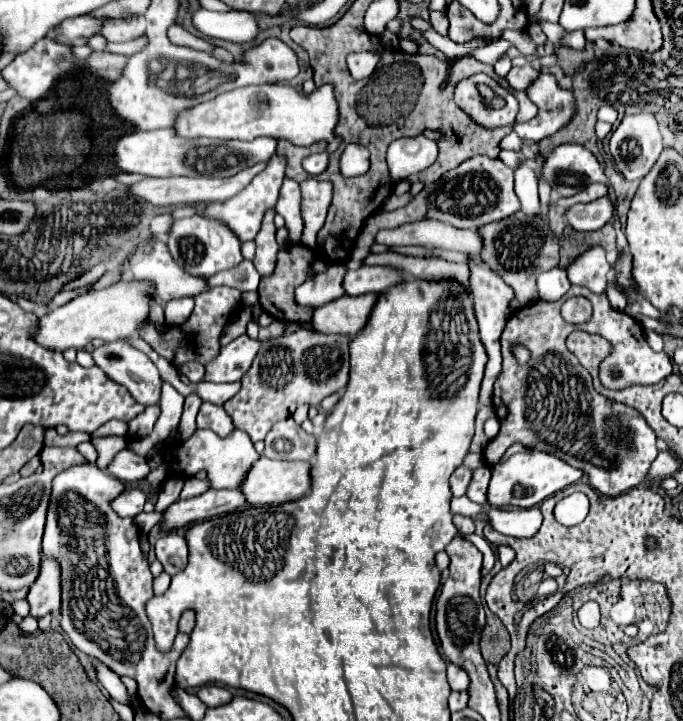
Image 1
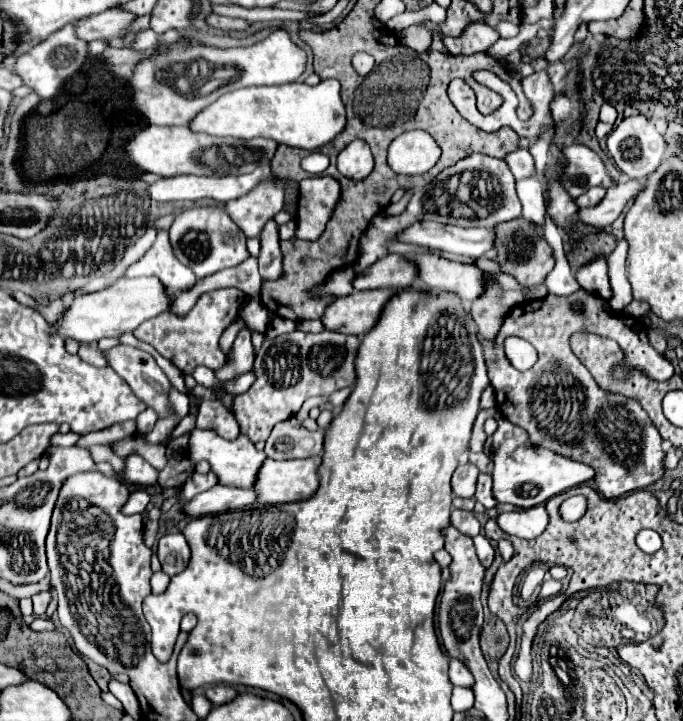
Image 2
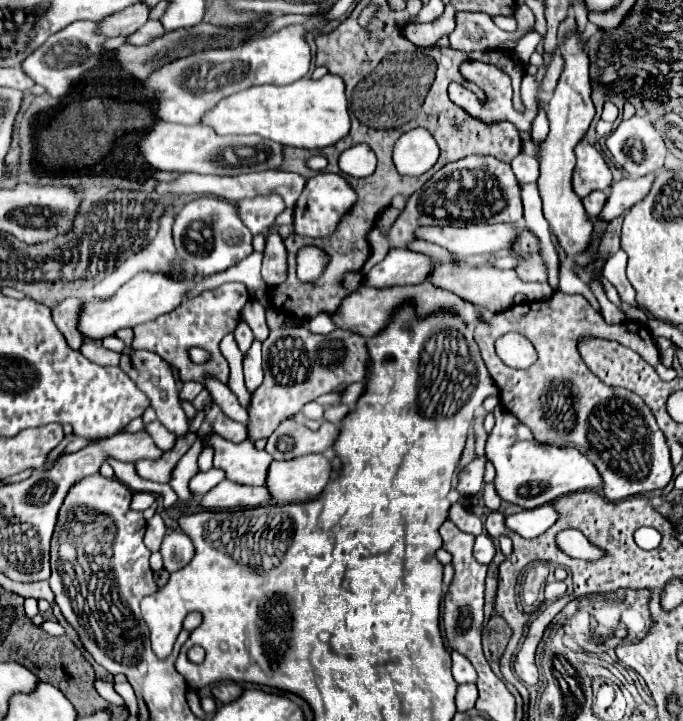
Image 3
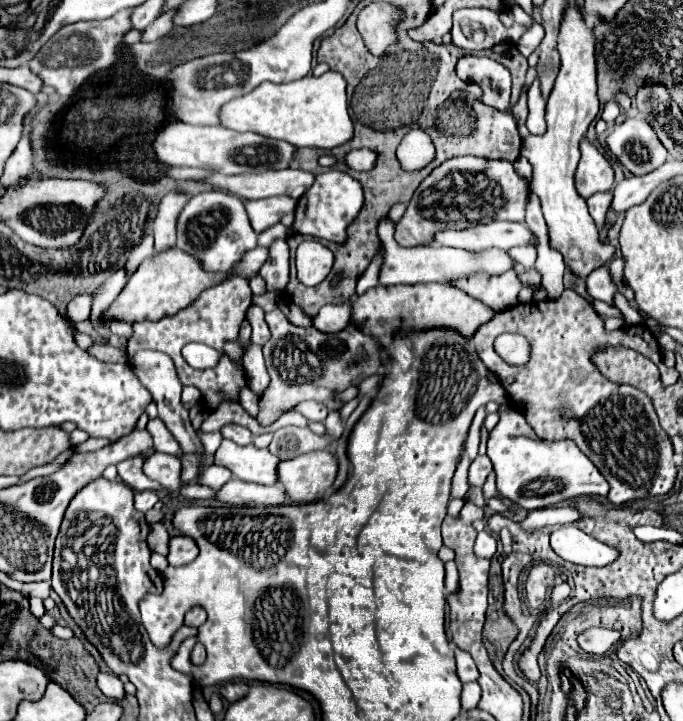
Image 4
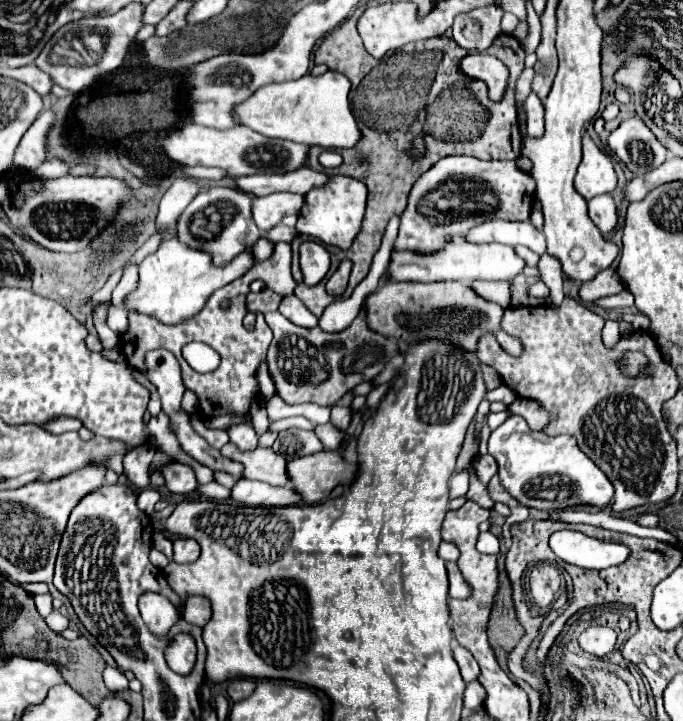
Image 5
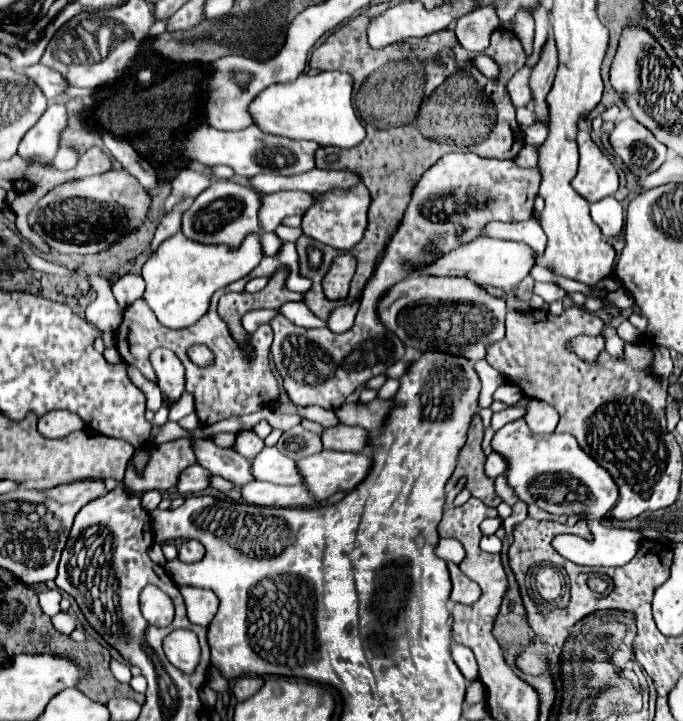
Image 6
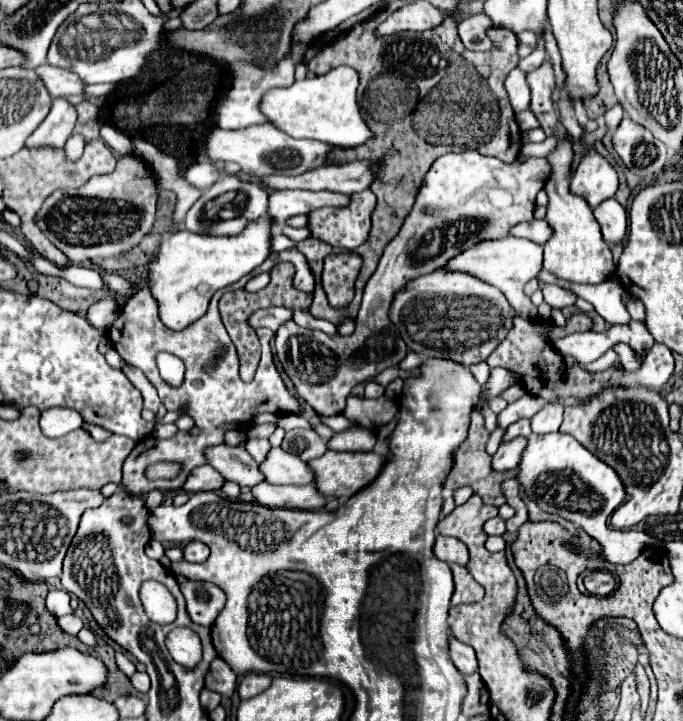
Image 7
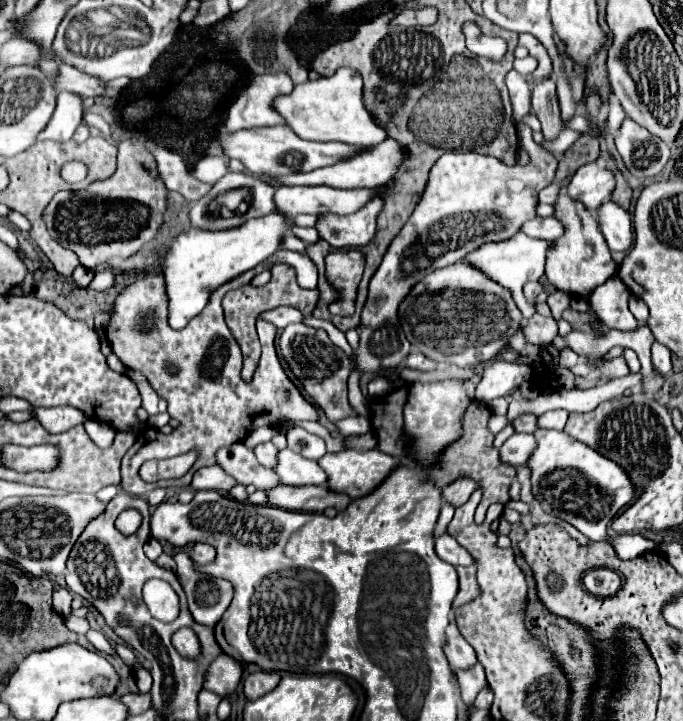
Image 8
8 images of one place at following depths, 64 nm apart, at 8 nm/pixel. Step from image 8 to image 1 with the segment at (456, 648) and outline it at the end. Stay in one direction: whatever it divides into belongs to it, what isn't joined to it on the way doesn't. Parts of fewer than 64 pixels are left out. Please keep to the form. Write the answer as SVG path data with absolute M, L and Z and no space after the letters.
M448 664L448 684L452 690L466 690L468 682L468 674L460 666Z

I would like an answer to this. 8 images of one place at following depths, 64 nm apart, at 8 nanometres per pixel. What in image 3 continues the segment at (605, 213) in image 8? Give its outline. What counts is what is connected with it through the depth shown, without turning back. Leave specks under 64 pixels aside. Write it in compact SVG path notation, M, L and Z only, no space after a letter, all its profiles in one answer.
M594 190L586 198L582 198L582 204L584 204L584 208L590 216L596 216L596 212L600 212L600 208L604 206L606 198L608 198L608 190L606 192L604 190Z

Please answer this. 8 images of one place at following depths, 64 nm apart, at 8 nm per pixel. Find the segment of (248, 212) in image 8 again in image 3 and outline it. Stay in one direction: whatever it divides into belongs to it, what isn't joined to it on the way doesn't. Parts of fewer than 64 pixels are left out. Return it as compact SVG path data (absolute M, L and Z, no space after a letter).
M198 198L194 202L188 202L176 214L172 234L182 264L192 268L196 276L210 276L222 272L252 254L252 234L236 216L236 206L218 198Z

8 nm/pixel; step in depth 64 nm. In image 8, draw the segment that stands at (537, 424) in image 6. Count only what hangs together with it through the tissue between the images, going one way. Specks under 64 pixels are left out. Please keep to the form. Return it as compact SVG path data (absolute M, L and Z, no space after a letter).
M548 410L542 416L538 416L538 428L552 428L552 430L562 430L566 424L569 413L566 410Z

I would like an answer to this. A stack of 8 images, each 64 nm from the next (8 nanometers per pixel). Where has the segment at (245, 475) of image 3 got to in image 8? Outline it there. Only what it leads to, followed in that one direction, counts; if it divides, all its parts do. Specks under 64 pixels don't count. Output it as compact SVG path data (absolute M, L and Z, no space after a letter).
M288 448L278 452L276 466L272 470L282 484L290 484L290 486L308 486L308 484L326 482L324 470L314 460L302 458L300 454L290 452Z

